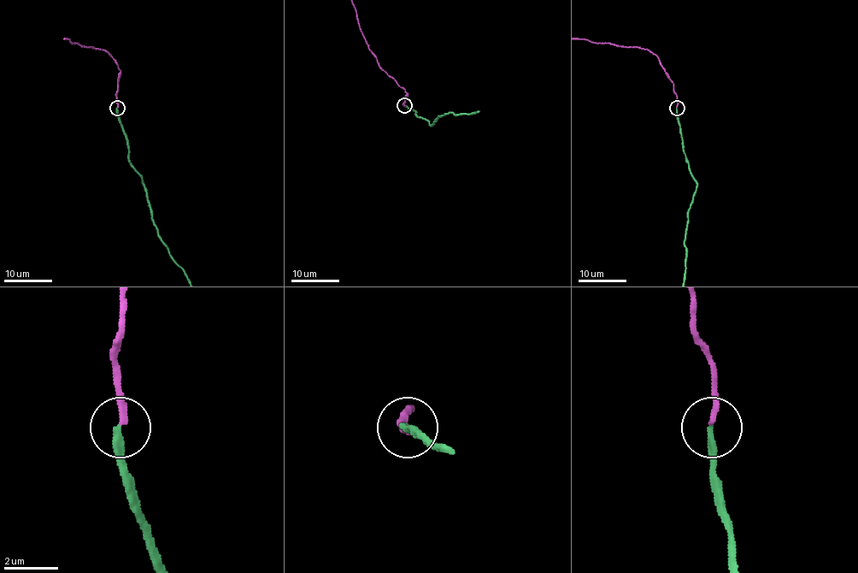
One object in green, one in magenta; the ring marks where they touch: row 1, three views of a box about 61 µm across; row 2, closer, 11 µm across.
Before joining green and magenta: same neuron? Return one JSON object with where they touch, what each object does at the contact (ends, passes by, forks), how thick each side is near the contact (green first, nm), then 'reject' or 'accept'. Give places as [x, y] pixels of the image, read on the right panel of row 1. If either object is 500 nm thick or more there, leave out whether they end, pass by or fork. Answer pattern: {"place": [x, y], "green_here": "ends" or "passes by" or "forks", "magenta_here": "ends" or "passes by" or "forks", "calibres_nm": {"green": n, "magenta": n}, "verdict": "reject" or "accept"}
{"place": [677, 108], "green_here": "ends", "magenta_here": "ends", "calibres_nm": {"green": 280, "magenta": 220}, "verdict": "reject"}

